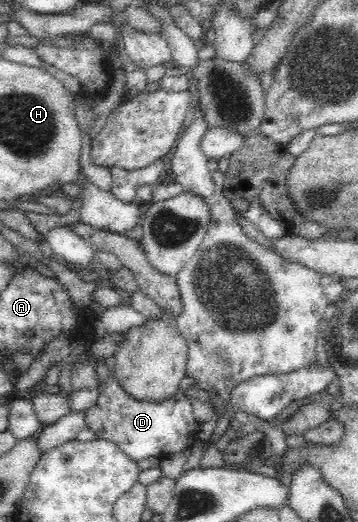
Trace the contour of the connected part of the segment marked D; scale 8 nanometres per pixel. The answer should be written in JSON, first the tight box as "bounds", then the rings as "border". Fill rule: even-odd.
{"bounds":[85,359,201,462],"border":[[[105,359],[96,361],[99,397],[96,405],[85,409],[86,427],[92,429],[96,438],[108,440],[122,450],[132,462],[139,462],[148,457],[167,456],[171,453],[190,449],[197,440],[196,433],[201,423],[194,417],[192,404],[184,392],[164,401],[136,400],[126,393],[117,377],[109,376]]]}

